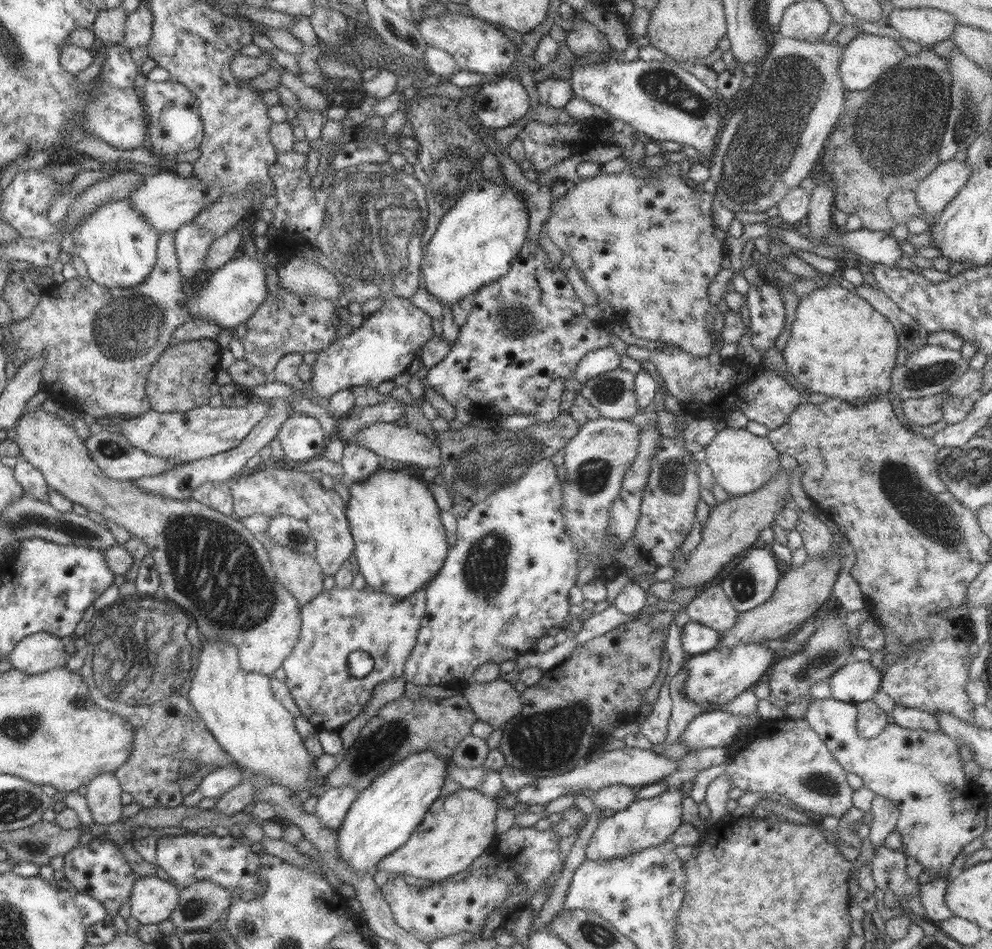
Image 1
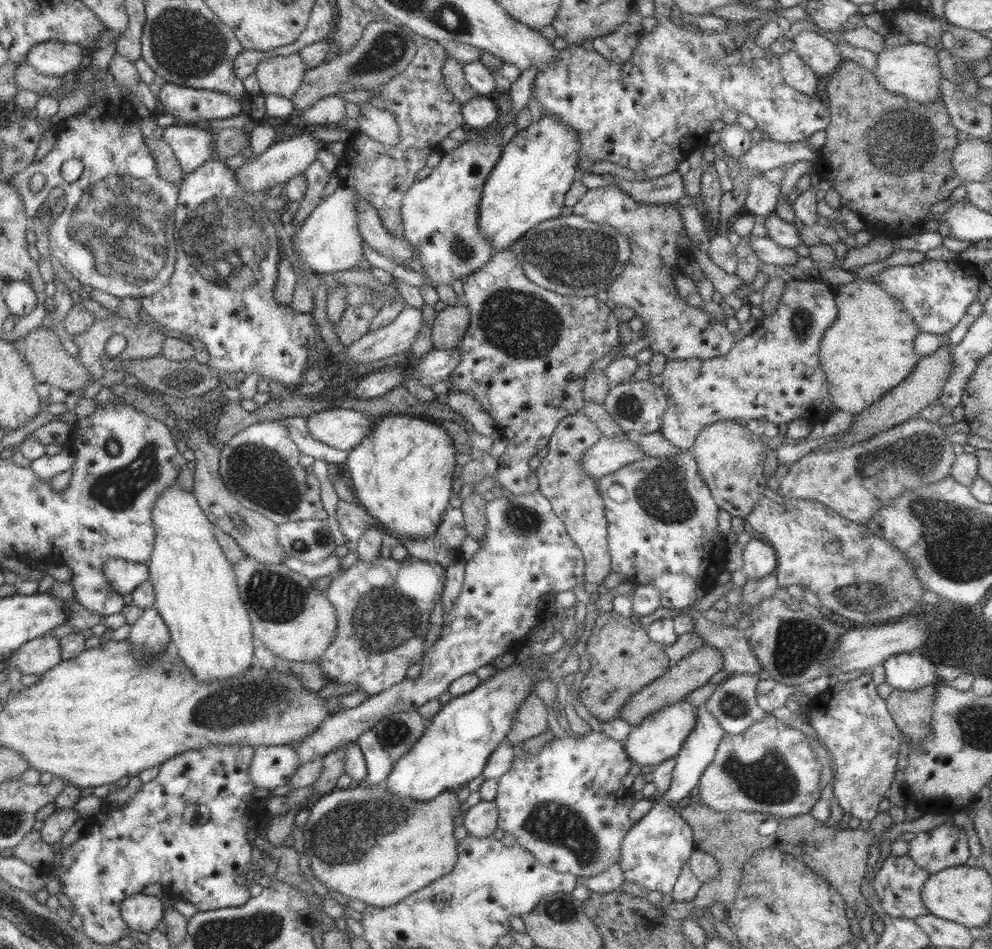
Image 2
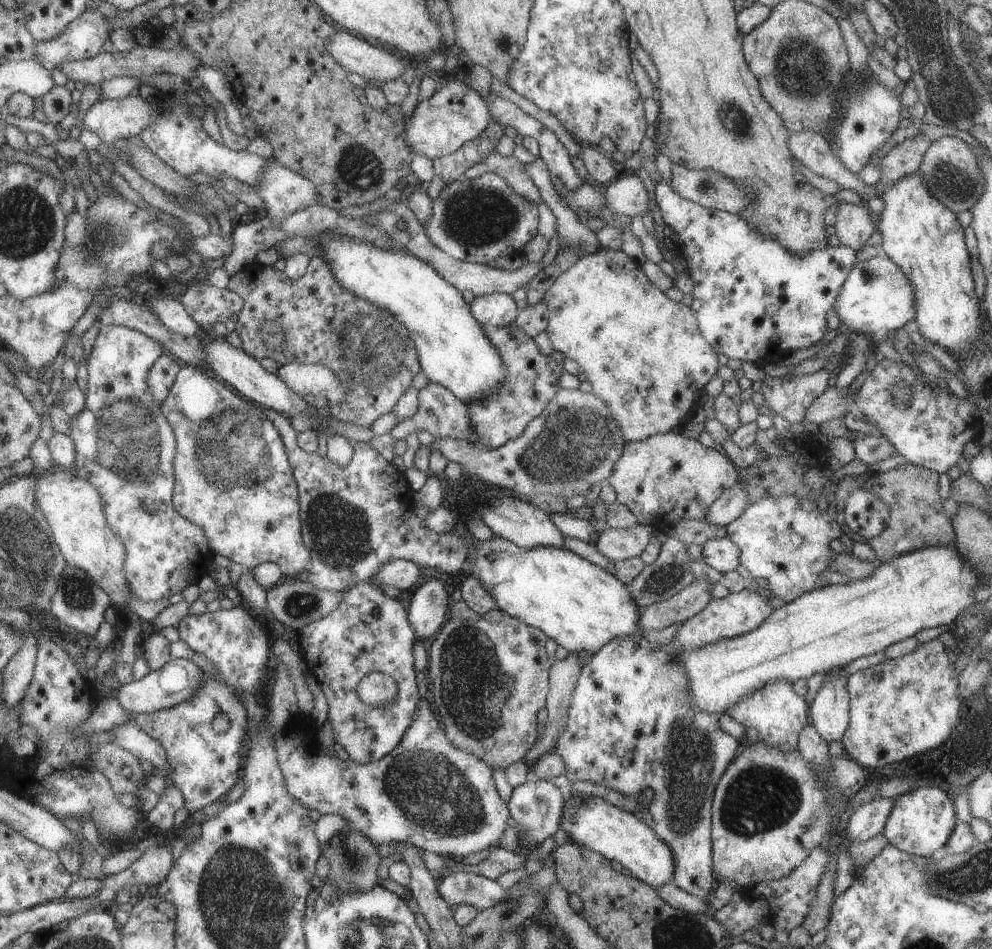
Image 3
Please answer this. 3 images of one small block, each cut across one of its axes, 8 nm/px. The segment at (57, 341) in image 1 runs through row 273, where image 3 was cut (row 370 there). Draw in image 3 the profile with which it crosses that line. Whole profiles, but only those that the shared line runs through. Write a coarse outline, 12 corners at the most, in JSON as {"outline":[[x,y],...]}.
{"outline":[[165,353],[151,364],[147,390],[155,402],[167,398],[181,366]]}

